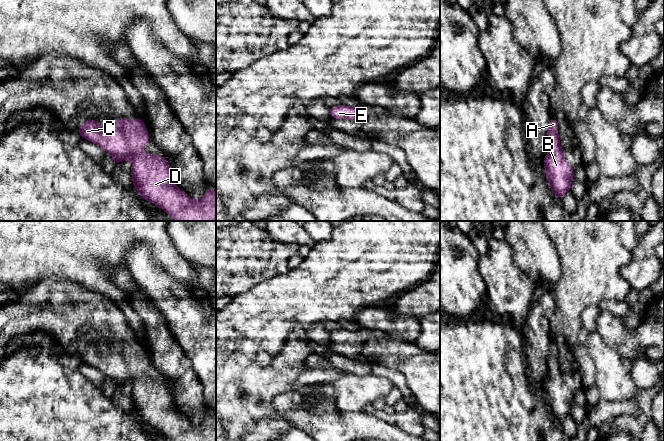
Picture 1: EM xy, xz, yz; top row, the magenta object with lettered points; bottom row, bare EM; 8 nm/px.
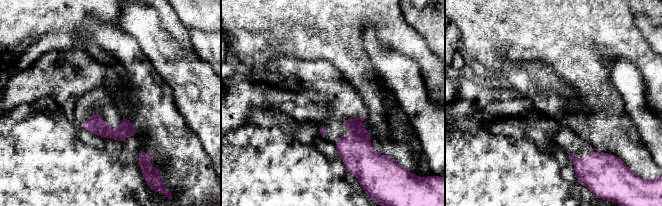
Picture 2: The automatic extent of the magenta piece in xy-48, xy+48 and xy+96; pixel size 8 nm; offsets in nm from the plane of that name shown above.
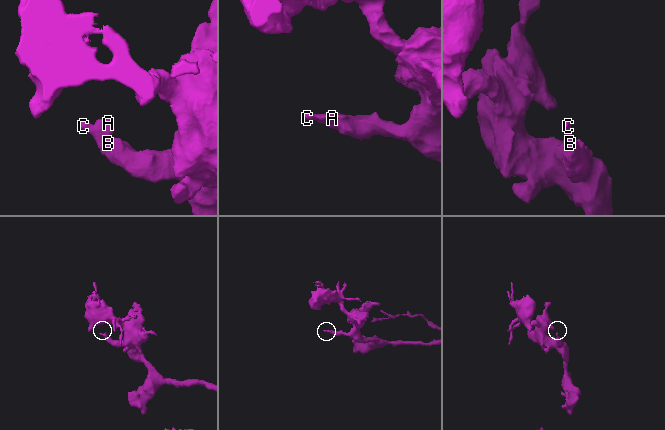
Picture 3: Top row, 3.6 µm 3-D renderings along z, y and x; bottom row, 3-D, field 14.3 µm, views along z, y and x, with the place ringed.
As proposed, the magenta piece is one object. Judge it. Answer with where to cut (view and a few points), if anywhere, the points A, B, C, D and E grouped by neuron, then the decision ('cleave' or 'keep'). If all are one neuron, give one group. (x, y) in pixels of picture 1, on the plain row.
cut none; groups A B C D E; keep

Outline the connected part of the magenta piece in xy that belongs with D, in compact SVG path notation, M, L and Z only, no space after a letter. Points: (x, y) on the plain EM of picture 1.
M89 343L77 355L83 362L101 370L115 387L131 383L132 407L142 423L156 428L172 441L216 441L216 412L211 411L201 423L194 425L175 409L168 386L161 379L145 378L140 373L146 371L150 364L142 343L115 343L108 353L100 351L96 344Z

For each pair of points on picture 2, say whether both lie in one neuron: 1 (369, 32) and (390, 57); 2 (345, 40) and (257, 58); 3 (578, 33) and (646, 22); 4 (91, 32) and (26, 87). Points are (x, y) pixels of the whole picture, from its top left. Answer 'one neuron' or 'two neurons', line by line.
1: one neuron
2: one neuron
3: two neurons
4: two neurons

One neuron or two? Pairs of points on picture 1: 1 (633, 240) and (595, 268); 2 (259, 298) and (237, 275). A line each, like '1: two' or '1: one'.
1: two
2: two

